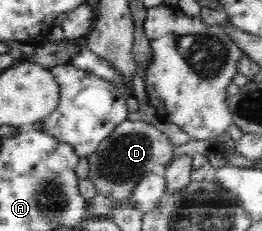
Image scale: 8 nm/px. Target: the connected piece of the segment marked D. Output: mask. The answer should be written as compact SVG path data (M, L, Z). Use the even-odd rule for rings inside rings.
M142 120L122 121L96 149L96 153L88 155L91 168L88 179L90 179L98 194L111 195L112 203L116 200L128 201L134 187L145 177L152 173L156 167L167 166L172 161L174 144L152 124Z

